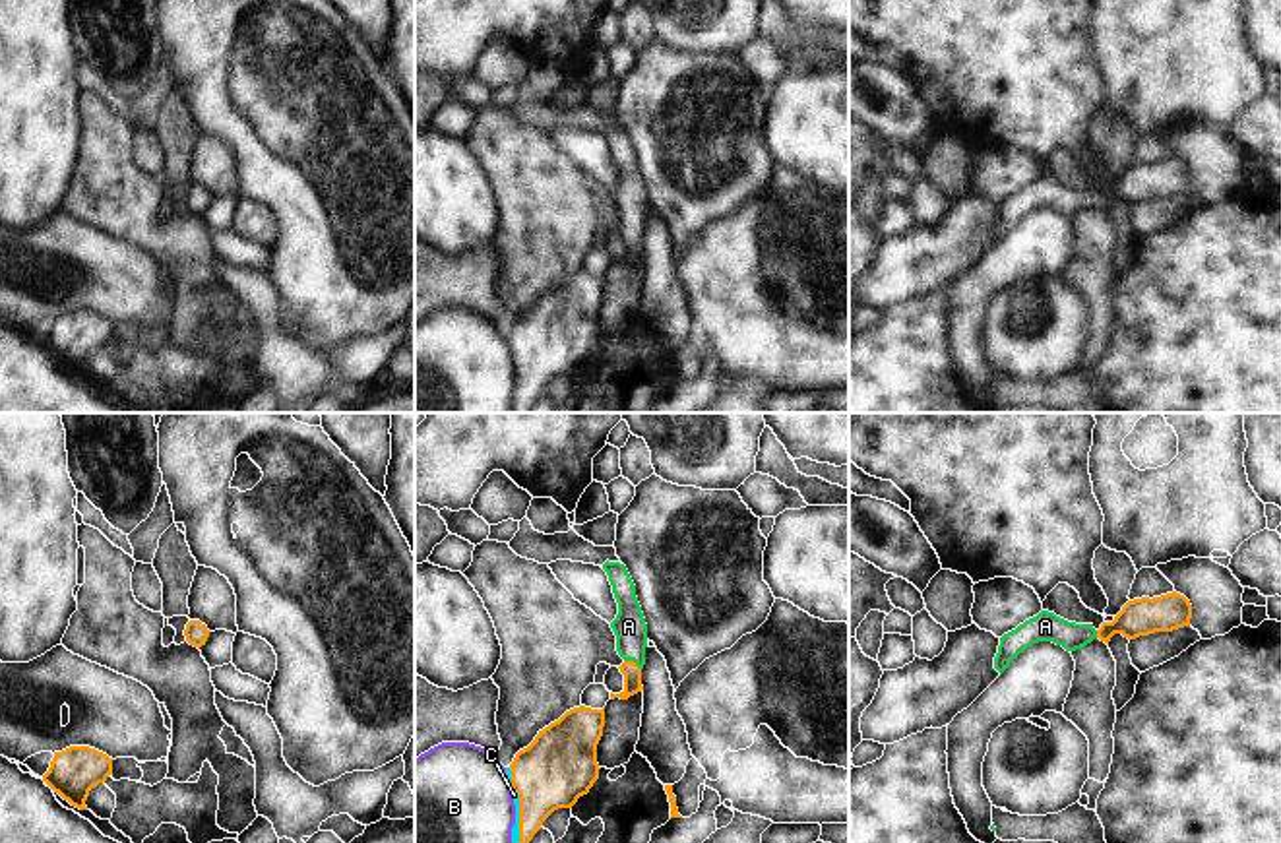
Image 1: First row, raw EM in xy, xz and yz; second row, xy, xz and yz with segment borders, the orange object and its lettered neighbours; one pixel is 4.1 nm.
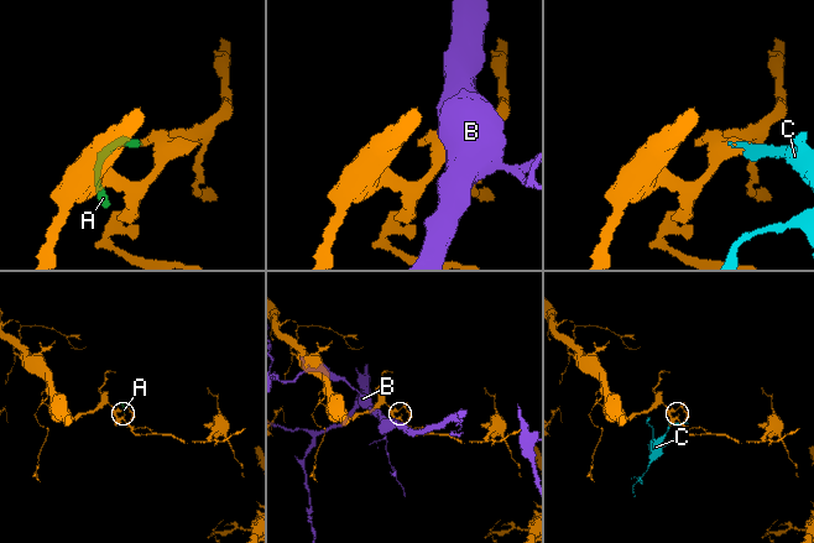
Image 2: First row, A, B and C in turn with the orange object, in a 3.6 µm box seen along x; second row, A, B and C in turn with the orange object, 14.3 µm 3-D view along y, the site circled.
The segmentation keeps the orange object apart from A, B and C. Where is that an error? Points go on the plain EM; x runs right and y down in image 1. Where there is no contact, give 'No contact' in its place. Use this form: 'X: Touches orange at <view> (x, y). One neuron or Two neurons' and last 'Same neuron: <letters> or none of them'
A: Touches orange at xz (632, 227). One neuron
B: Touches orange at xz (512, 353). Two neurons
C: Touches orange at xz (520, 384). One neuron
Same neuron: A, C

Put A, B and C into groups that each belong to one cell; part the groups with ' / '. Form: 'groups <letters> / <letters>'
groups A C / B

